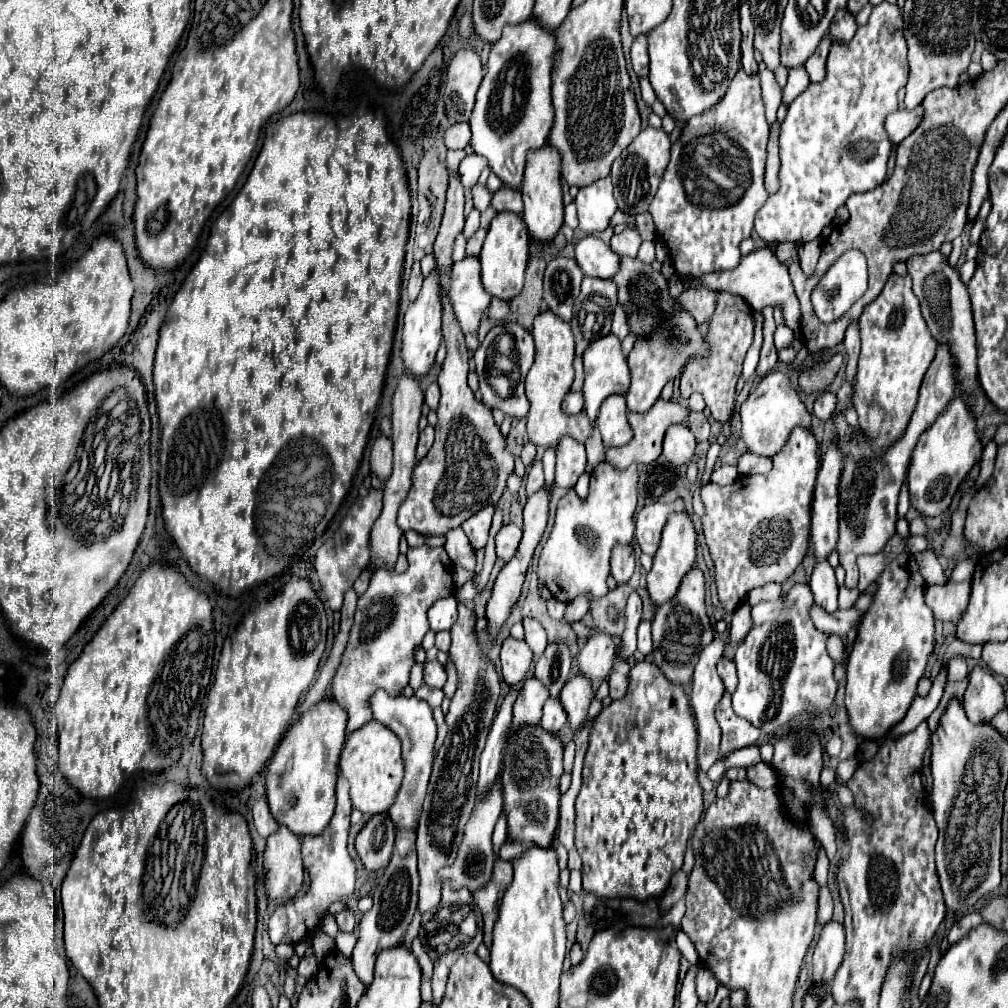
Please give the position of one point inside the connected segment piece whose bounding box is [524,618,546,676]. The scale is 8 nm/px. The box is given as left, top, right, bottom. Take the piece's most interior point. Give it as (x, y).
(535, 636)

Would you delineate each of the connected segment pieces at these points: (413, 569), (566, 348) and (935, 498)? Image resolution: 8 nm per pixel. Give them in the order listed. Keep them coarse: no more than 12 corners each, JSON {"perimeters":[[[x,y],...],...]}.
{"perimeters":[[[444,546],[374,572],[332,680],[348,734],[374,690],[400,694],[452,594]],[[546,310],[534,320],[536,360],[526,376],[528,438],[586,442],[586,414],[566,416],[574,334]],[[956,396],[920,436],[910,504],[940,516],[980,458],[976,420]]]}

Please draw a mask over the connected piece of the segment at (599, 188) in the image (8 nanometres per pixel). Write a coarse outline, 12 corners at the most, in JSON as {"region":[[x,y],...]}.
{"region":[[610,178],[580,188],[580,228],[600,234],[618,208]]}

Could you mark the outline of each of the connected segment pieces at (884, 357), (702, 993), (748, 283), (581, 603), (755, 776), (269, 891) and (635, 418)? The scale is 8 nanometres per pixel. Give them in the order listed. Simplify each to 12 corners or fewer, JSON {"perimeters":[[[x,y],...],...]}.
{"perimeters":[[[910,276],[860,316],[858,422],[880,448],[914,412],[936,340]],[[700,966],[696,988],[700,1002],[714,1000],[718,980],[708,966]],[[768,246],[734,270],[692,282],[744,296],[752,310],[780,306],[800,328],[800,304],[788,266]],[[578,596],[568,604],[566,622],[580,620],[590,610],[590,598]],[[764,762],[750,766],[748,778],[760,788],[776,786],[776,776]],[[288,828],[268,836],[264,892],[288,900],[302,890],[300,840]],[[658,400],[646,414],[628,414],[634,438],[608,448],[606,462],[624,470],[662,452],[670,424],[688,418],[678,402]]]}

